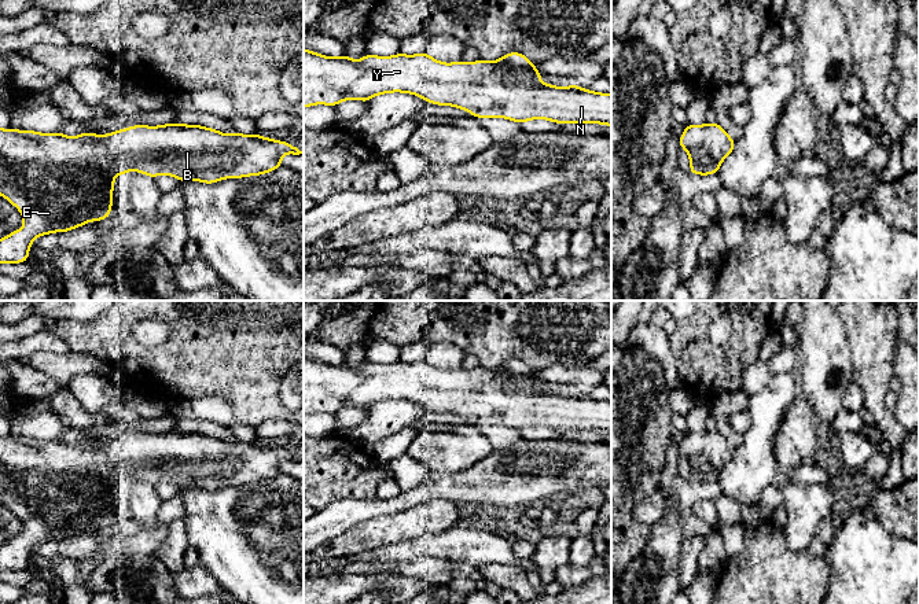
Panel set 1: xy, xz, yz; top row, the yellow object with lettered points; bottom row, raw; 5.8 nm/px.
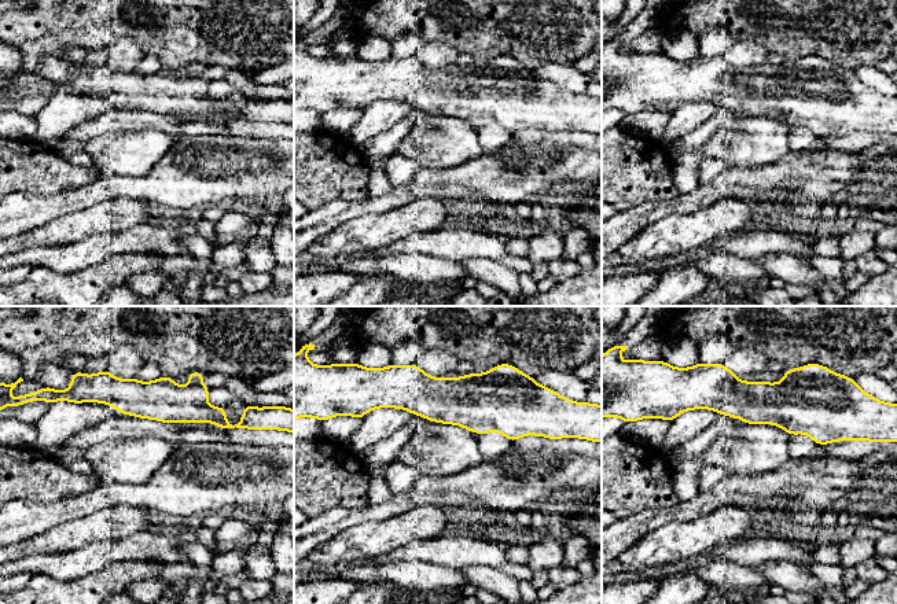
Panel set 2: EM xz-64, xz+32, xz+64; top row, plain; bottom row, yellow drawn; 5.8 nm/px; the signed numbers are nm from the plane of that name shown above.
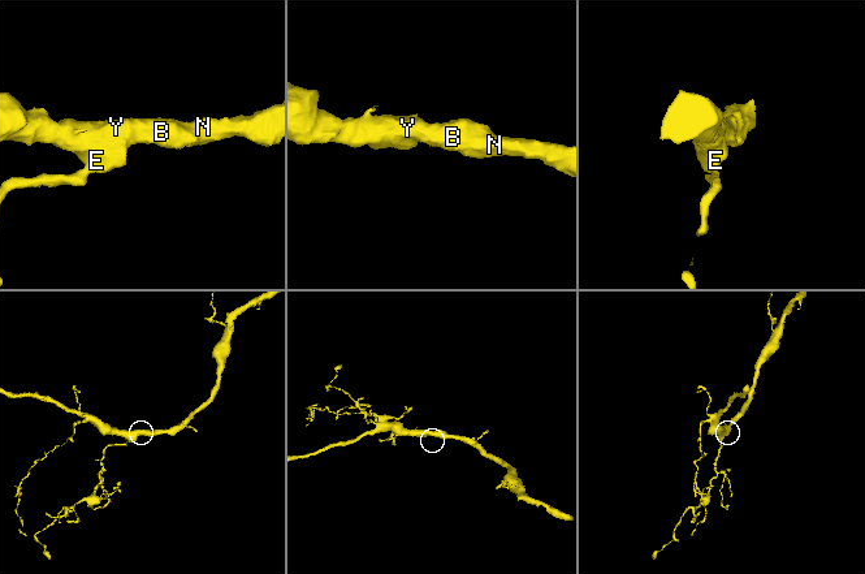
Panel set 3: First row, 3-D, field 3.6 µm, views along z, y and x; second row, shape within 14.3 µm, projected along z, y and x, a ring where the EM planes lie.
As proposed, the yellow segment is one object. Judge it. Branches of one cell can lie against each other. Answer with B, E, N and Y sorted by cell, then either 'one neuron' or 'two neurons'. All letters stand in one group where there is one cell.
B E N Y | one neuron

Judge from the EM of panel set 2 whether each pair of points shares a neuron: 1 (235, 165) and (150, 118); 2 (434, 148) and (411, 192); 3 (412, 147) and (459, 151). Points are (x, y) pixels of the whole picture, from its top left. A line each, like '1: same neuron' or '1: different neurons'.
1: different neurons
2: different neurons
3: same neuron

